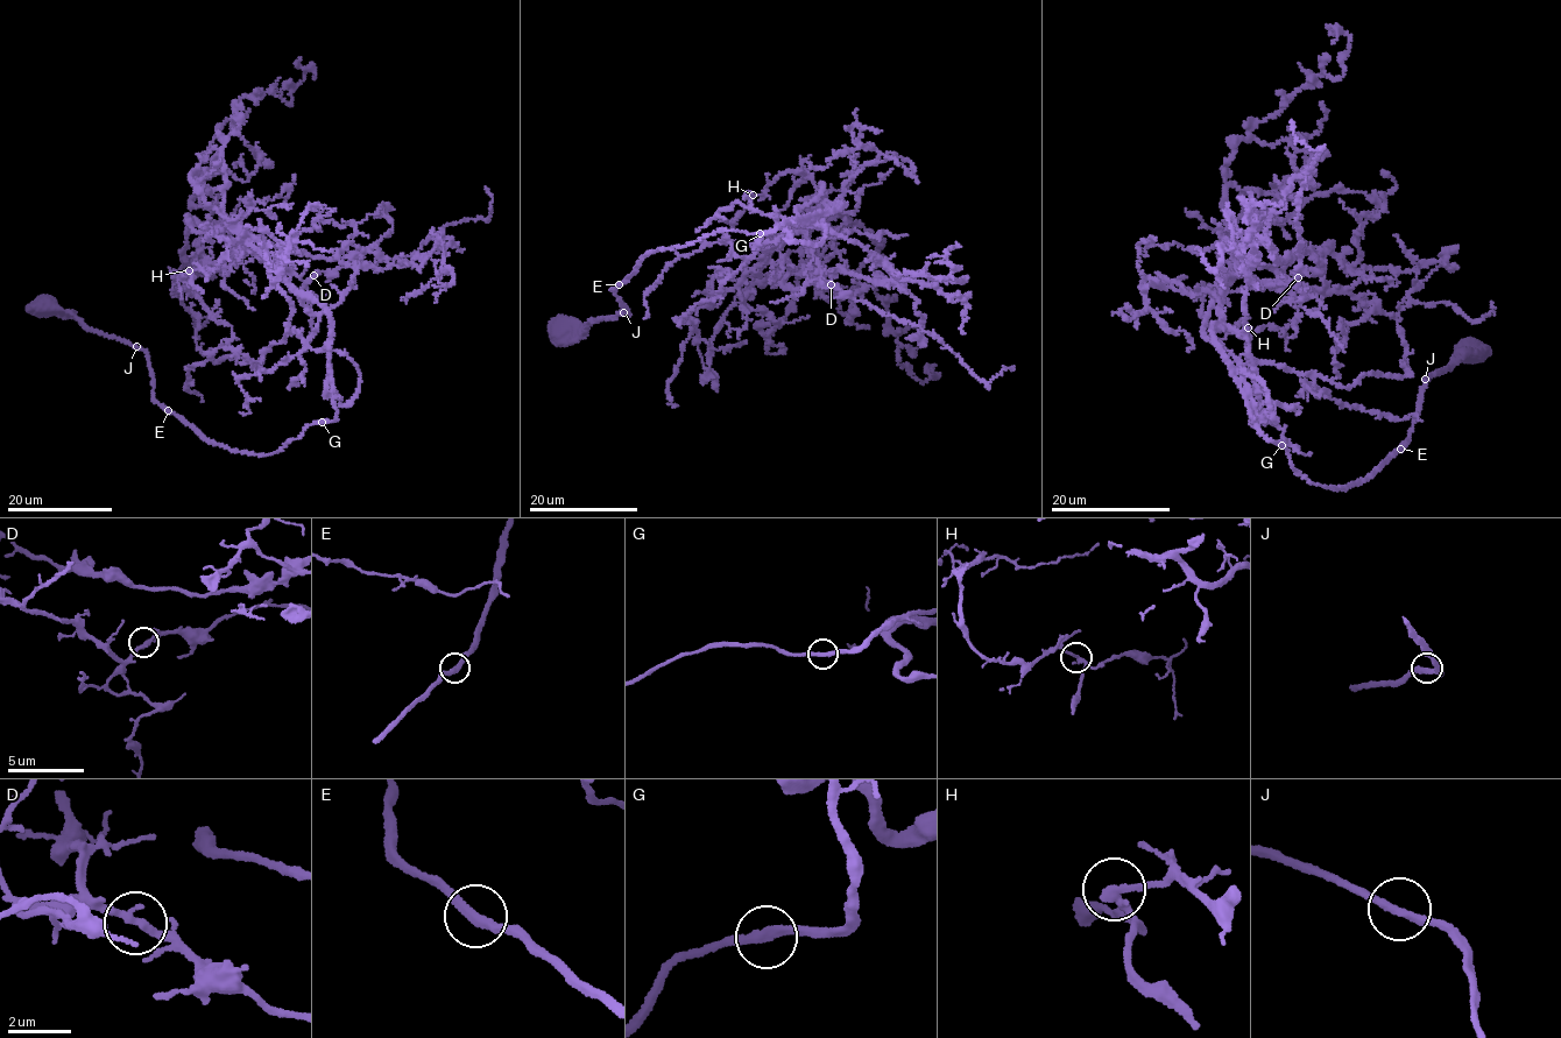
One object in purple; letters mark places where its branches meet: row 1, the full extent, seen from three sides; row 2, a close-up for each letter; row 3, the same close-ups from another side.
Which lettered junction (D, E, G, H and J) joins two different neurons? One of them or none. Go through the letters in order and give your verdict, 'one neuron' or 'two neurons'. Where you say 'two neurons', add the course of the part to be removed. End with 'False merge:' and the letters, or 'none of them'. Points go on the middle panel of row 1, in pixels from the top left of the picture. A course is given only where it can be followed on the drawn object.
D: one neuron
E: one neuron
G: one neuron
H: one neuron
J: one neuron
False merge: none of them

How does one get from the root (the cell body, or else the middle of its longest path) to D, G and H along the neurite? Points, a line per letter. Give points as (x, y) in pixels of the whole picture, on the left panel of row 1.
D: (41, 302), (145, 351), (154, 400), (206, 439), (265, 454), (336, 419), (332, 327), (245, 240), (313, 275)
G: (41, 302), (47, 298), (87, 327), (145, 351), (154, 400), (206, 439), (265, 454), (322, 422)
H: (41, 302), (140, 347), (154, 400), (232, 450), (334, 421), (326, 310), (246, 232), (190, 270)

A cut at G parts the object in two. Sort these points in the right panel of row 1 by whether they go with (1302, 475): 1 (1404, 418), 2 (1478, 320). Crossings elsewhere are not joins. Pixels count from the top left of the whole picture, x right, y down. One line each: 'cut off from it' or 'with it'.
1: cut off from it
2: cut off from it

